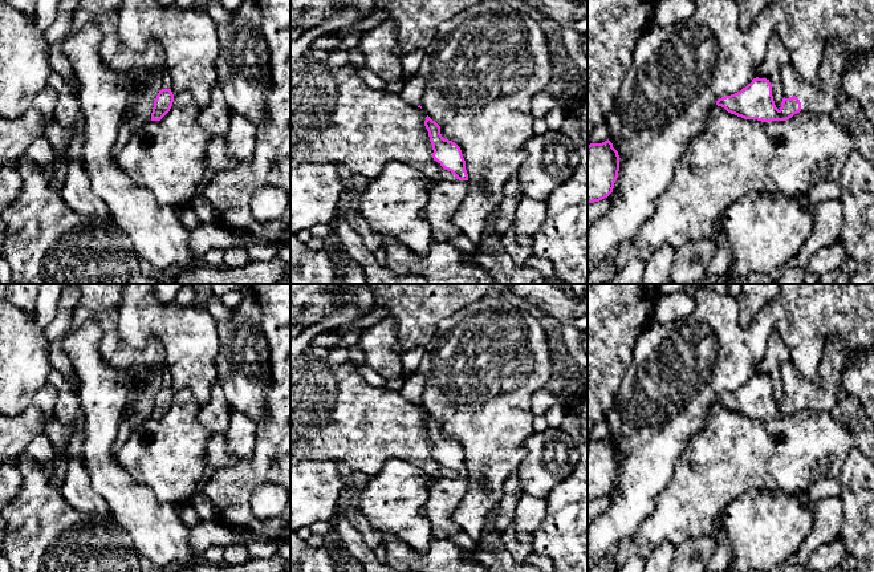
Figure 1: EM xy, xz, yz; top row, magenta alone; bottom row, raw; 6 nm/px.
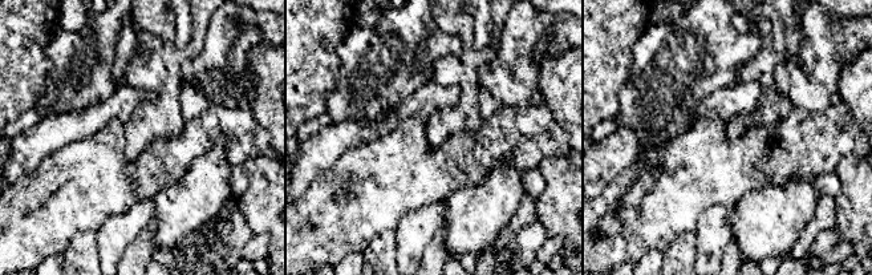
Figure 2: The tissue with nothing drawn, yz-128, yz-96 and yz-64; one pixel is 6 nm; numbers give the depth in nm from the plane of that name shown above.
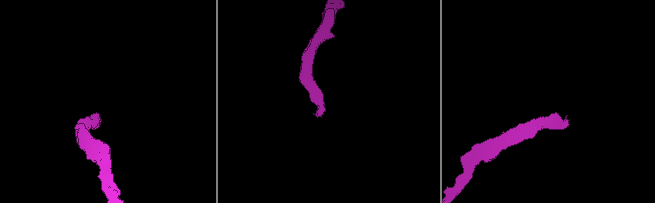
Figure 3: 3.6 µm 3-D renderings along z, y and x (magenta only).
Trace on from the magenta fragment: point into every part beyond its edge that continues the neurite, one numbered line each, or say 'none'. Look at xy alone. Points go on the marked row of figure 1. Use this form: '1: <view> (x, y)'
1: xy (163, 82)

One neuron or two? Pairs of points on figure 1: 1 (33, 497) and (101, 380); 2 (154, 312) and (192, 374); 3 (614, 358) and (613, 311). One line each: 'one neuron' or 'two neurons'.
1: two neurons
2: one neuron
3: one neuron

